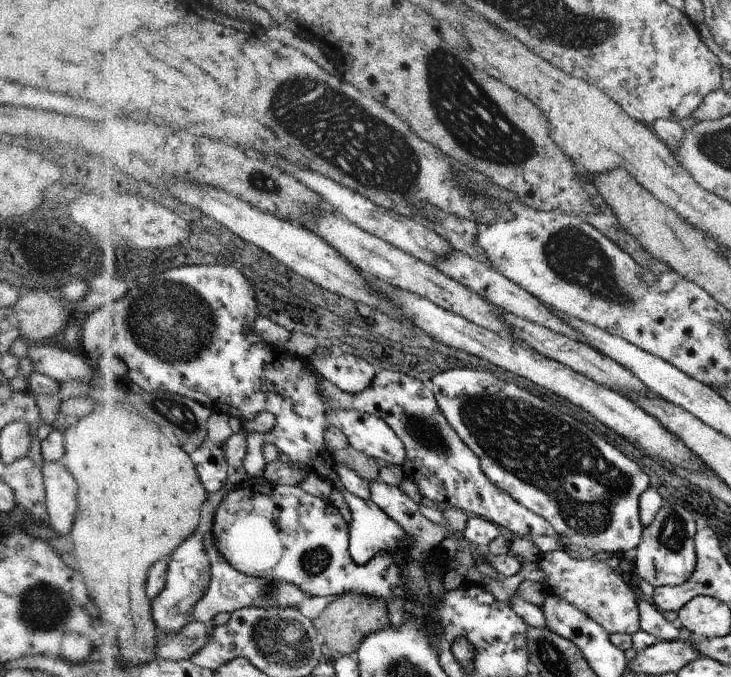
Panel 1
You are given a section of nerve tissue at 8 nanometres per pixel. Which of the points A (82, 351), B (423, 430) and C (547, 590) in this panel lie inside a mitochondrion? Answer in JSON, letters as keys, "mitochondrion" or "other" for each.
{"A":"other","B":"mitochondrion","C":"other"}

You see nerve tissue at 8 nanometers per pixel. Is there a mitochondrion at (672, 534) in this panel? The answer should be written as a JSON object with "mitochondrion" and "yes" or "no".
{"mitochondrion":"yes"}

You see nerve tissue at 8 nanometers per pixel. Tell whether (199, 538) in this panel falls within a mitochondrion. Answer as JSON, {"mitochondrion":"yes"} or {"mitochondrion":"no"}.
{"mitochondrion":"no"}

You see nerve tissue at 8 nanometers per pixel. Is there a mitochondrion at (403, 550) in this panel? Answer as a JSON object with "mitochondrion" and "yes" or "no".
{"mitochondrion":"no"}

